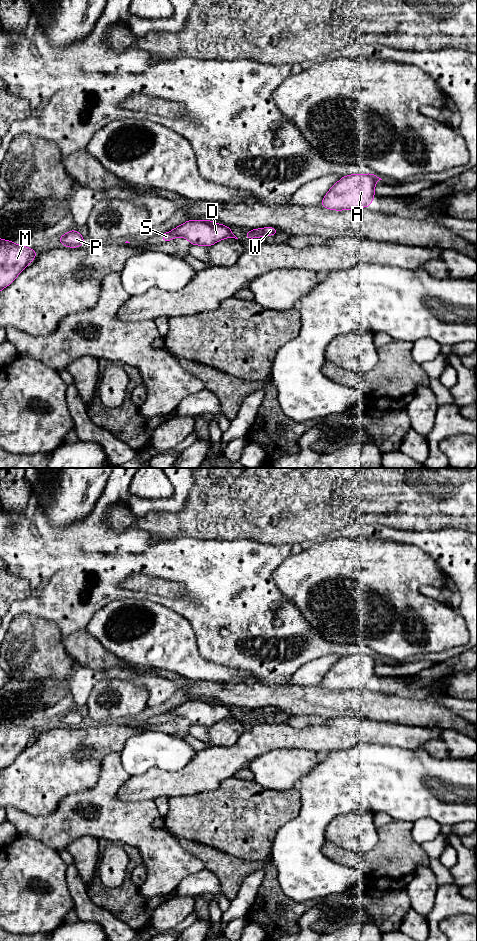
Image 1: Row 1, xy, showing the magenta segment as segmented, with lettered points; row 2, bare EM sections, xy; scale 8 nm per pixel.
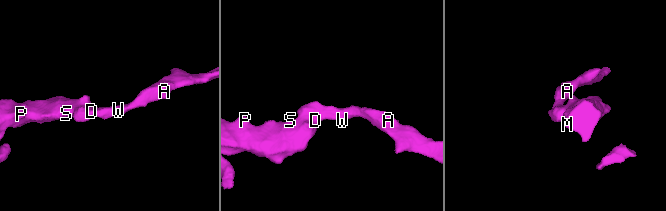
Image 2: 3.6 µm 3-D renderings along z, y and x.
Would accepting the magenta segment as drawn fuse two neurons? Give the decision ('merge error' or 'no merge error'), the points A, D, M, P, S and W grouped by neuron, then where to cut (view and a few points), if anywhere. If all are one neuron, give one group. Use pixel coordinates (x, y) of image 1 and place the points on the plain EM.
no merge error; A D M P S W; no cut

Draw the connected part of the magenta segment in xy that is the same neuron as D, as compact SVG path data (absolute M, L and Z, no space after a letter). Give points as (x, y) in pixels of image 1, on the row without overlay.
M188 700L169 713L163 712L162 722L168 722L176 717L186 718L191 725L206 727L212 726L222 719L238 719L228 706L214 703L213 700Z

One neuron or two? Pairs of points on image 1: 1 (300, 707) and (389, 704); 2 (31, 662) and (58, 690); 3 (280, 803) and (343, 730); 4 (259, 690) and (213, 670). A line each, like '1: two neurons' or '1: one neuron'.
1: one neuron
2: two neurons
3: two neurons
4: two neurons

